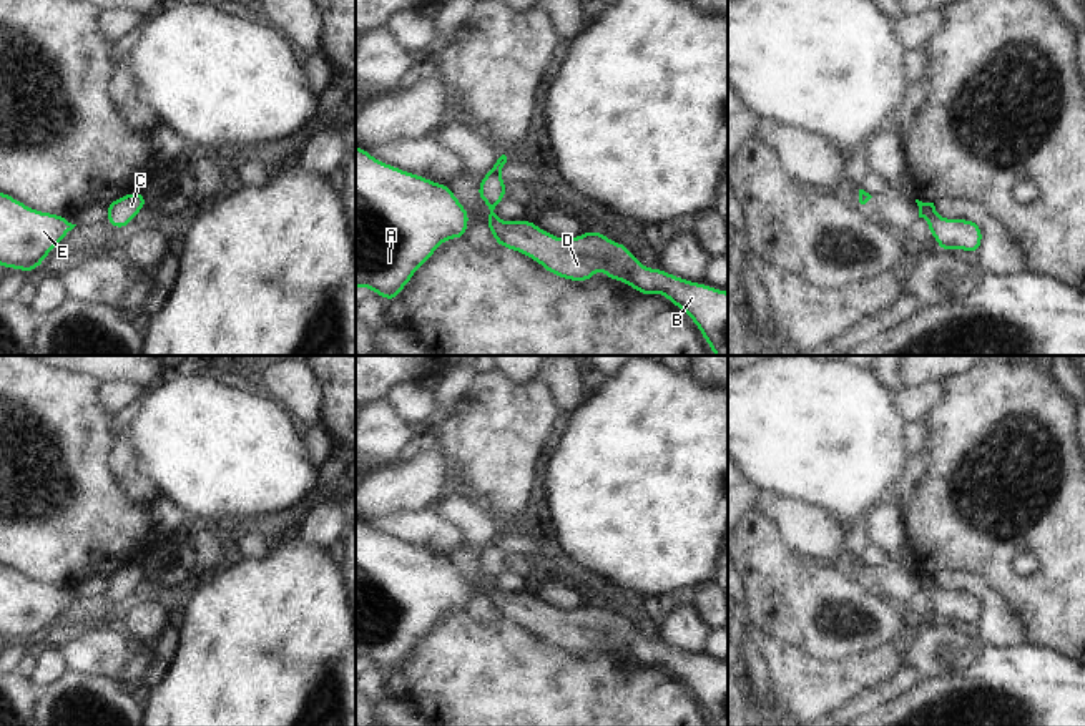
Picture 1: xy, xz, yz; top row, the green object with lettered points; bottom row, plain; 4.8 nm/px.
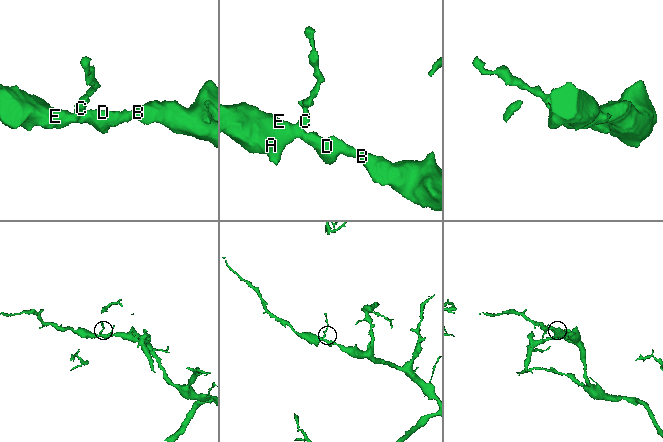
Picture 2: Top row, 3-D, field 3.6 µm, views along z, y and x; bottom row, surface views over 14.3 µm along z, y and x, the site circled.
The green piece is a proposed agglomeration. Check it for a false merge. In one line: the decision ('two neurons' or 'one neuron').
one neuron

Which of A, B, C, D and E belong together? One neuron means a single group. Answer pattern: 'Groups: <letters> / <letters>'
Groups: A B C D E.

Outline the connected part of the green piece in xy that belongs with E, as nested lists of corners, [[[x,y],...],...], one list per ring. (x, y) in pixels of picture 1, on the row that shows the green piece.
[[[0,193],[0,266],[35,271],[75,226],[66,216],[32,209]]]

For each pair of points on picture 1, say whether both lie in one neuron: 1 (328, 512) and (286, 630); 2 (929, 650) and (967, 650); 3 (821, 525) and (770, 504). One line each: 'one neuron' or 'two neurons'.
1: two neurons
2: one neuron
3: one neuron

